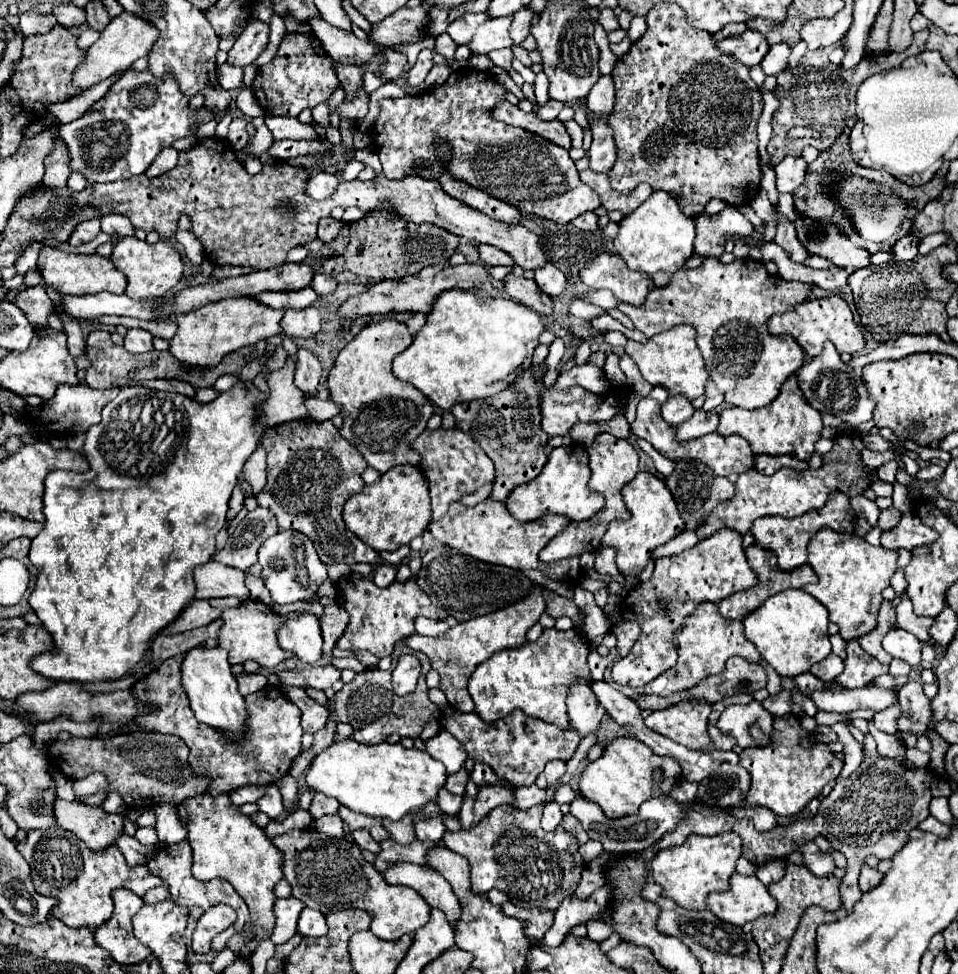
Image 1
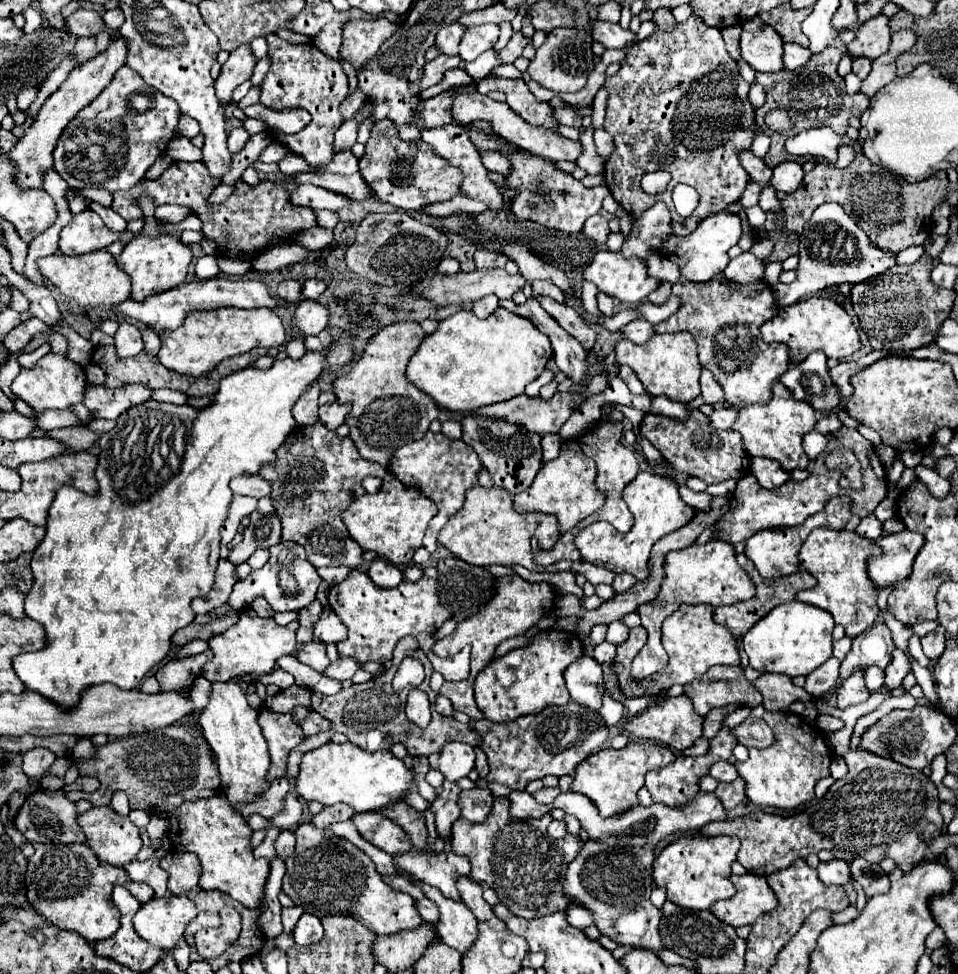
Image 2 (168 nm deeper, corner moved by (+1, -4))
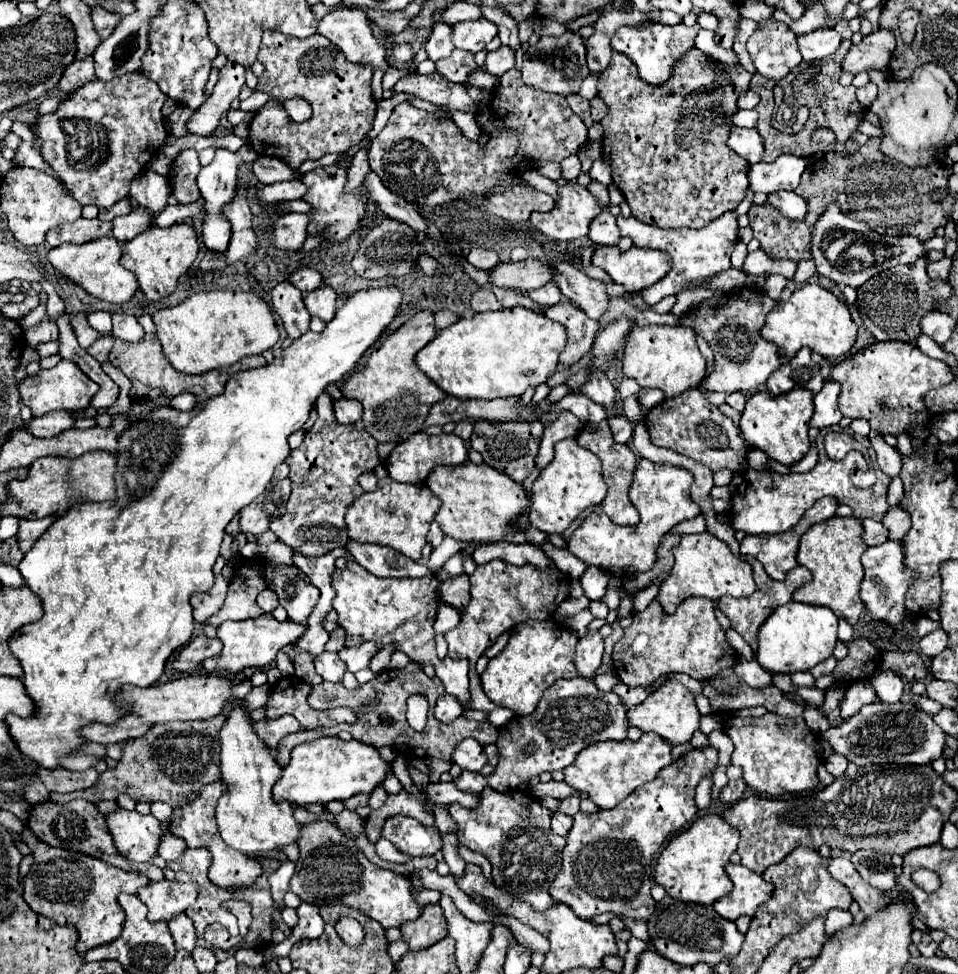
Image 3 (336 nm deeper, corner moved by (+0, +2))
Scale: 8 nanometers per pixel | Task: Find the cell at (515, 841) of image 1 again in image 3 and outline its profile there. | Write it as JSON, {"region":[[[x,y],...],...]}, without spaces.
{"region":[[[486,786],[480,792],[476,808],[450,804],[450,816],[458,822],[458,840],[474,852],[480,852],[492,864],[494,882],[512,896],[528,902],[534,910],[546,910],[554,904],[548,888],[562,866],[564,838],[550,830],[552,812],[528,792],[494,792]]]}

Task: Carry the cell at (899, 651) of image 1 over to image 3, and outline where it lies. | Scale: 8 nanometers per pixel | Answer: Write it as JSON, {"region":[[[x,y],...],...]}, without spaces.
{"region":[[[894,672],[878,674],[874,680],[870,680],[870,686],[876,690],[880,702],[884,704],[896,704],[904,694],[904,684],[898,676],[894,676]]]}

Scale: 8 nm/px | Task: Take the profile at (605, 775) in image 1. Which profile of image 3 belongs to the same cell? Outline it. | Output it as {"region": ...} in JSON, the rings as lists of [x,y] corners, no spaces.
{"region":[[[644,734],[638,742],[632,740],[596,742],[590,744],[586,750],[582,750],[580,756],[574,760],[574,764],[564,768],[564,782],[578,792],[588,792],[590,800],[594,800],[596,806],[614,808],[638,786],[654,780],[656,774],[674,760],[670,750],[672,746],[654,734]]]}

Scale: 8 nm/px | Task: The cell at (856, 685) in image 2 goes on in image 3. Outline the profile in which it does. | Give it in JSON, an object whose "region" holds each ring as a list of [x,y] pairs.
{"region":[[[868,682],[854,684],[854,688],[848,688],[846,694],[844,694],[844,700],[842,700],[842,706],[840,706],[840,718],[848,720],[850,716],[858,714],[862,706],[876,702],[876,698],[878,696],[874,696],[874,690],[870,688]]]}

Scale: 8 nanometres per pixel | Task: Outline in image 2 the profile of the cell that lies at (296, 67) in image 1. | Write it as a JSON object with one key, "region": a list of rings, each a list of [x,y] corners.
{"region":[[[269,34],[267,42],[269,42],[269,56],[271,56],[271,70],[261,84],[261,104],[273,110],[301,108],[307,110],[313,118],[311,124],[297,134],[277,134],[275,130],[268,130],[268,132],[274,140],[285,144],[295,154],[303,156],[313,168],[321,168],[323,164],[329,164],[329,160],[333,158],[335,130],[343,122],[337,108],[347,96],[347,76],[335,60],[327,58],[313,44],[291,44],[281,40],[275,34]]]}

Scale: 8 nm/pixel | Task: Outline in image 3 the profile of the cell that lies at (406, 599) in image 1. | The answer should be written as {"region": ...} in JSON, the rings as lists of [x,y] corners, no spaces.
{"region":[[[348,562],[346,568],[342,570],[334,570],[332,572],[332,588],[336,590],[336,598],[332,600],[334,610],[338,612],[338,624],[344,628],[346,632],[346,646],[356,646],[362,644],[366,640],[378,640],[378,644],[386,646],[390,642],[398,642],[398,648],[412,660],[418,662],[432,662],[436,668],[436,676],[444,682],[446,692],[456,696],[460,700],[460,704],[464,706],[464,710],[470,710],[470,692],[468,692],[468,664],[466,660],[462,662],[454,662],[450,658],[446,660],[438,660],[436,656],[436,646],[434,646],[434,618],[436,618],[436,610],[438,610],[438,578],[426,576],[426,578],[378,578],[374,574],[370,574],[368,570],[364,570],[360,564],[356,562]]]}

